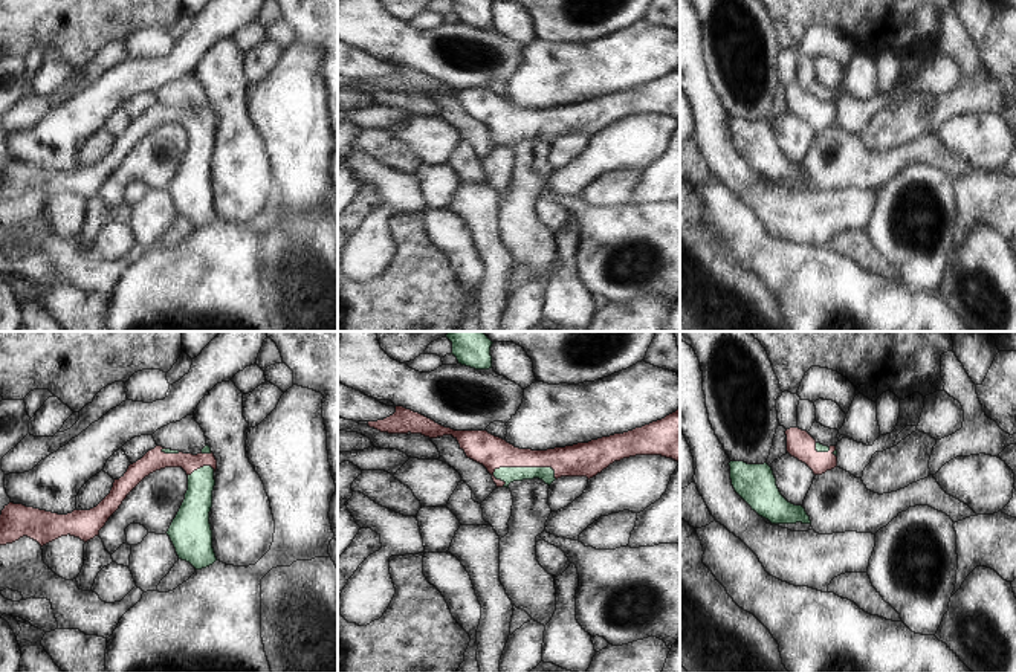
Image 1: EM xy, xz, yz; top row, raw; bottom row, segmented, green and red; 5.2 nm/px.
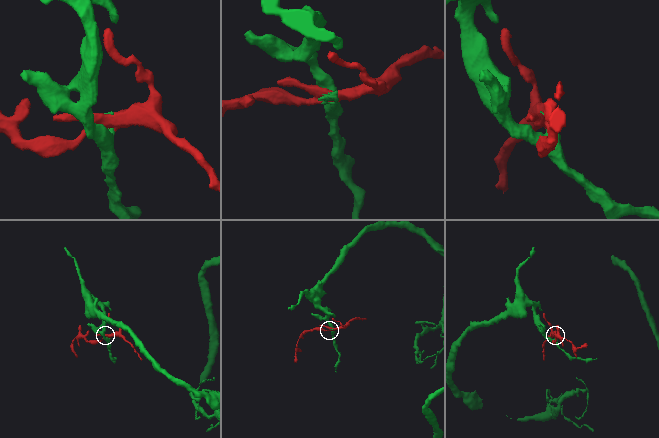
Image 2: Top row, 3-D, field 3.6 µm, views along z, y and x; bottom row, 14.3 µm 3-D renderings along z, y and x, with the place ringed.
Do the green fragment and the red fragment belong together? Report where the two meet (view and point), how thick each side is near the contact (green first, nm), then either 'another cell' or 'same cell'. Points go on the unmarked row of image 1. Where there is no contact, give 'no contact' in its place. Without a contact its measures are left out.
xz (527, 126) | 80/170 nm | same cell

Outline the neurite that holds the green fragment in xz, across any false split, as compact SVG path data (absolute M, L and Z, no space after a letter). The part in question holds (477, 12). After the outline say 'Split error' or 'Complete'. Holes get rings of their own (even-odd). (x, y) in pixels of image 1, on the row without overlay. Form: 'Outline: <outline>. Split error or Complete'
Outline: M452 0L452 11L458 21L475 26L492 26L490 5L493 0Z. Complete.

